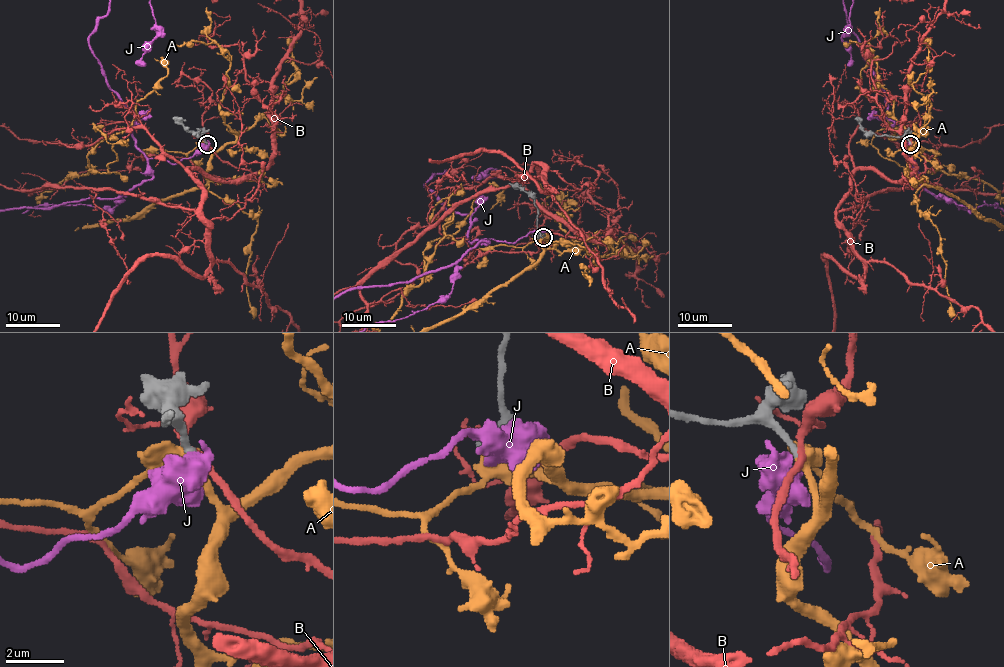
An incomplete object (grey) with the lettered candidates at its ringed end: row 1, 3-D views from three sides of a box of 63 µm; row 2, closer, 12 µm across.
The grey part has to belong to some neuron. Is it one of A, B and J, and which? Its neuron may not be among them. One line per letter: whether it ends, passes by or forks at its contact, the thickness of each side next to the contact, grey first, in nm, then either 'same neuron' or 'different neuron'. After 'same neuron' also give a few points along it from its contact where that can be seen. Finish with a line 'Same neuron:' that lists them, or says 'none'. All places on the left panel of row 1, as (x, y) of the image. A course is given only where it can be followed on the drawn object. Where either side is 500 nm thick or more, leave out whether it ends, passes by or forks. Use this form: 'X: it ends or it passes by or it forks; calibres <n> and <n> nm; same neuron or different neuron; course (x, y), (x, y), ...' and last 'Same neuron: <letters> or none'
A: it passes by; calibres 240 and 480 nm; same neuron
B: it passes by; calibres 240 and 260 nm; different neuron
J: it passes by; calibres 240 and 460 nm; different neuron
Same neuron: A

